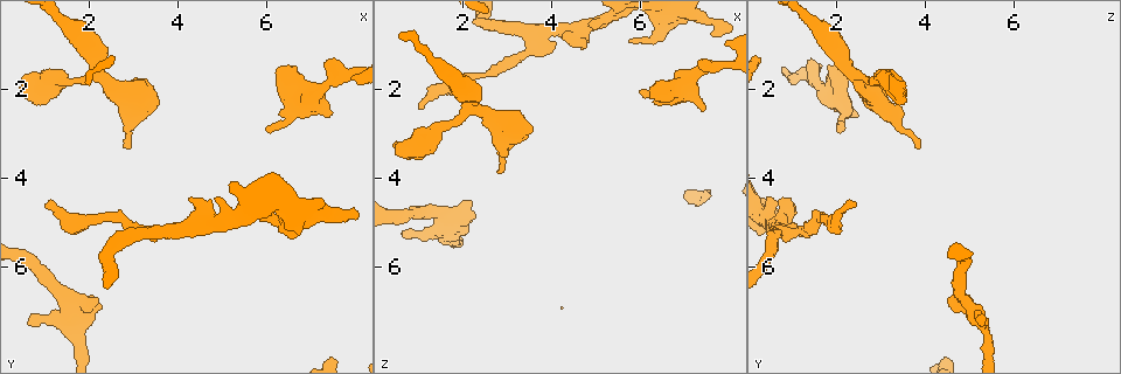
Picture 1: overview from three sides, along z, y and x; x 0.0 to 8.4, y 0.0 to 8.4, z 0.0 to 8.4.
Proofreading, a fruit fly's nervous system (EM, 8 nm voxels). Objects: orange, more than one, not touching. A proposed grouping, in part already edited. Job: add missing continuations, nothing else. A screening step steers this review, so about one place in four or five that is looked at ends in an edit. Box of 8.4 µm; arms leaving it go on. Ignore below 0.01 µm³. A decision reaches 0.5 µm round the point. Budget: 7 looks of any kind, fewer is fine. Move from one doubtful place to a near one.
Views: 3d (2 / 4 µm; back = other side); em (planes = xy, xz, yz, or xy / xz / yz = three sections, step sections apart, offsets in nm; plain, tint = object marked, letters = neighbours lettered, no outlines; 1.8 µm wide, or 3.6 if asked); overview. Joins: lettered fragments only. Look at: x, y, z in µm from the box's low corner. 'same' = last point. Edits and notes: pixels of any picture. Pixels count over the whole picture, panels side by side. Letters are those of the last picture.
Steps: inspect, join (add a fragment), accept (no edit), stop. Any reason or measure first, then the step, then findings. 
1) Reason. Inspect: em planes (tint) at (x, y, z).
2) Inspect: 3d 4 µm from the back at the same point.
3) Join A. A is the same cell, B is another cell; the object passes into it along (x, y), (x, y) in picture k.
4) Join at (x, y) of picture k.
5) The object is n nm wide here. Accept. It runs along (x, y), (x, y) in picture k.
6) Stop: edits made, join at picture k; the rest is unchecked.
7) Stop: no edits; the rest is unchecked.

End of a long branch. Inspect: em planes (letters) at (1.05, 4.65, 2.40).

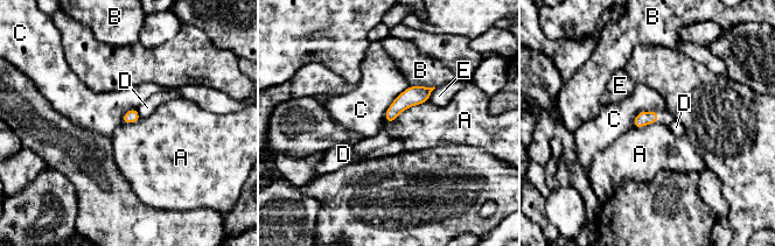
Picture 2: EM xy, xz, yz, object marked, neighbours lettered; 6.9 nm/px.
The object is 100 nm wide here. Accept. A, B, C, D and E are other cells; a border runs along (428, 100), (391, 122), (384, 119) in picture 2; no lettered fragment goes on from it.

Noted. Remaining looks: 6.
An open end. Inspect: 3d 2 µm at (0.65, 7.25, 5.35).

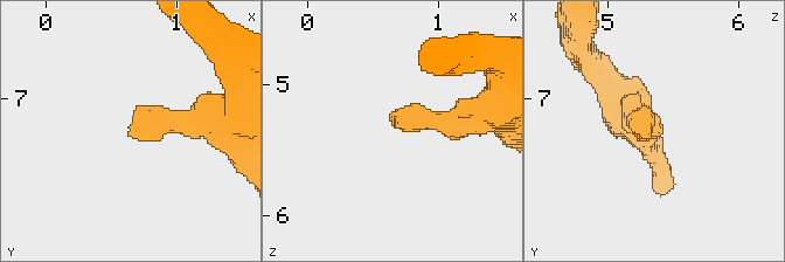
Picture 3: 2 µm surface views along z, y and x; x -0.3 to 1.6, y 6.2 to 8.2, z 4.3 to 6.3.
Need the tissue. Inspect: em planes (plain) at (0.68, 7.32, 5.30).

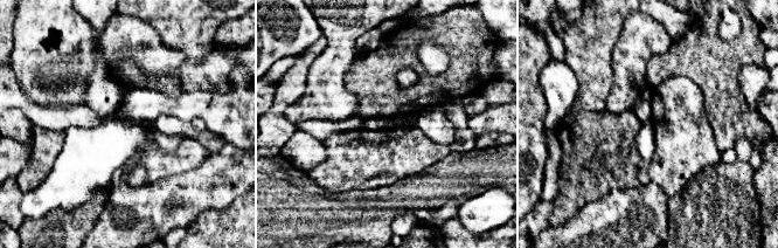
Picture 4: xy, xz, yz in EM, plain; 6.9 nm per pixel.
Inspect: em planes (letters) at the same point.

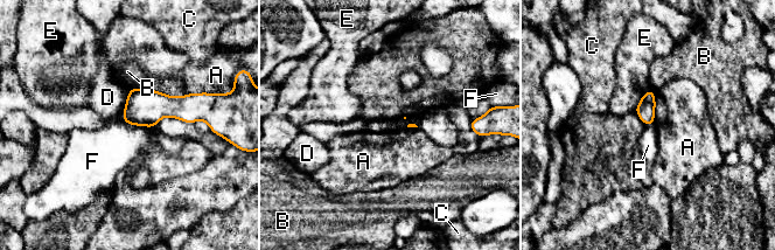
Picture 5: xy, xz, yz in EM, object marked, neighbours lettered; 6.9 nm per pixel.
Accept. A, B, C, D, E and F are other cells; no lettered fragment goes on from it.

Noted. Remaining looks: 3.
Thin end. Inspect: em planes (letters) at (5.95, 2.90, 2.05).

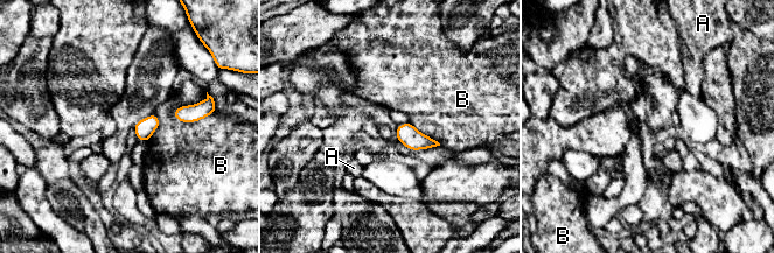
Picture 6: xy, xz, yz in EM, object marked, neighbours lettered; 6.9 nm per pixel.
The object is 140 nm wide here. Accept. A and B are other cells; none of them fits.

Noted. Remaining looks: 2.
Stop: no edits; the rest is unchecked.

